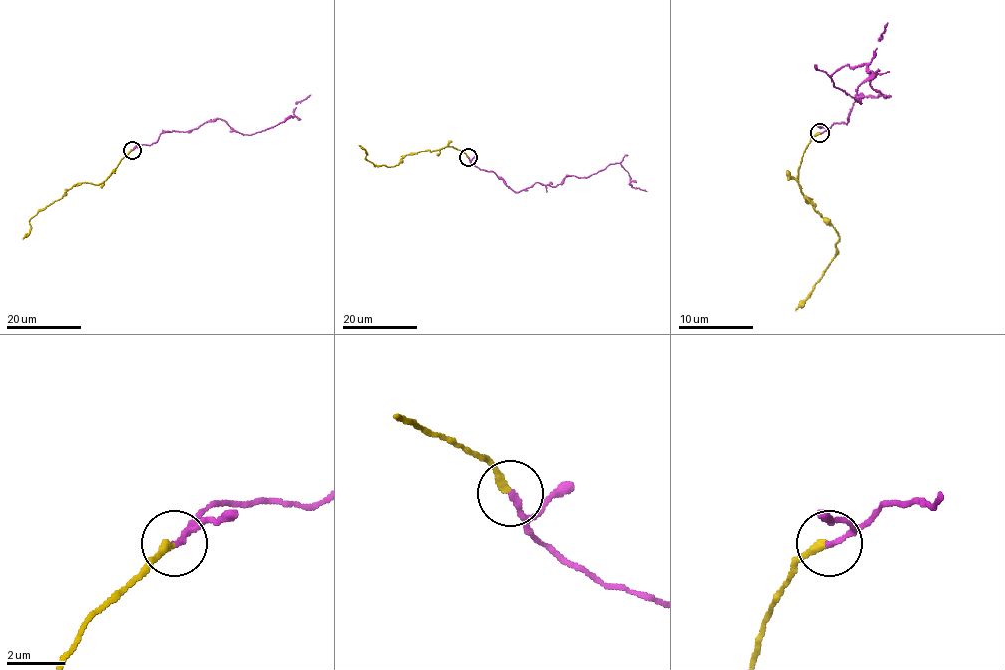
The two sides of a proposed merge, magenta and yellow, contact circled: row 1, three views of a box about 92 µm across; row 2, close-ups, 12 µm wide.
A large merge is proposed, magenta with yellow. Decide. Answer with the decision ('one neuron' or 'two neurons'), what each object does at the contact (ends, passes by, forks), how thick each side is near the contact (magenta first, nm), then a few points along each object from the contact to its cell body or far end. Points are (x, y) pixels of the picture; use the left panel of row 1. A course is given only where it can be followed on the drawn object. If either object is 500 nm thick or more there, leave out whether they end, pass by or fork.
one neuron; magenta ends there; yellow ends there; 170 nm thick on the magenta side, 280 nm on the other; magenta runs (132, 150), (162, 132), (220, 118), (242, 134), (260, 132), (294, 115), (311, 95); yellow runs (132, 150), (98, 185), (75, 184), (60, 199), (30, 219), (30, 231), (23, 239)

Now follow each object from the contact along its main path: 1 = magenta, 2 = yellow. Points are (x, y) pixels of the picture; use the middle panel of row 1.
1: (468, 157), (515, 192), (535, 182), (556, 186), (567, 176), (584, 177), (618, 163), (633, 187), (647, 191)
2: (468, 157), (457, 149), (444, 147), (405, 154), (396, 165), (376, 165), (359, 145)

